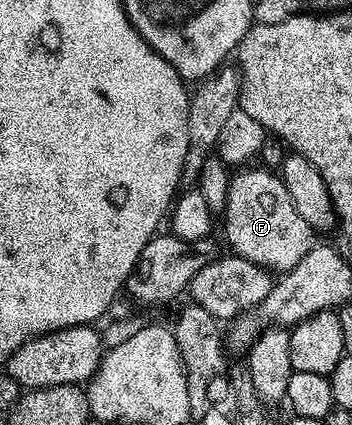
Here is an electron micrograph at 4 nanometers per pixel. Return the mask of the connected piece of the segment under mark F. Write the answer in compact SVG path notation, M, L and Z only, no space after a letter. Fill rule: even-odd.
M242 169L242 171L233 176L230 180L230 188L228 189L228 201L226 202L226 210L224 212L224 220L226 219L226 243L233 254L244 257L248 261L252 261L256 265L266 268L271 273L285 273L291 271L296 264L302 260L304 253L308 253L316 246L316 232L314 228L308 225L308 221L304 221L304 217L300 217L300 212L296 210L296 205L292 205L292 197L288 197L288 189L282 184L281 178L273 170L261 169L262 171L246 171L250 169Z

